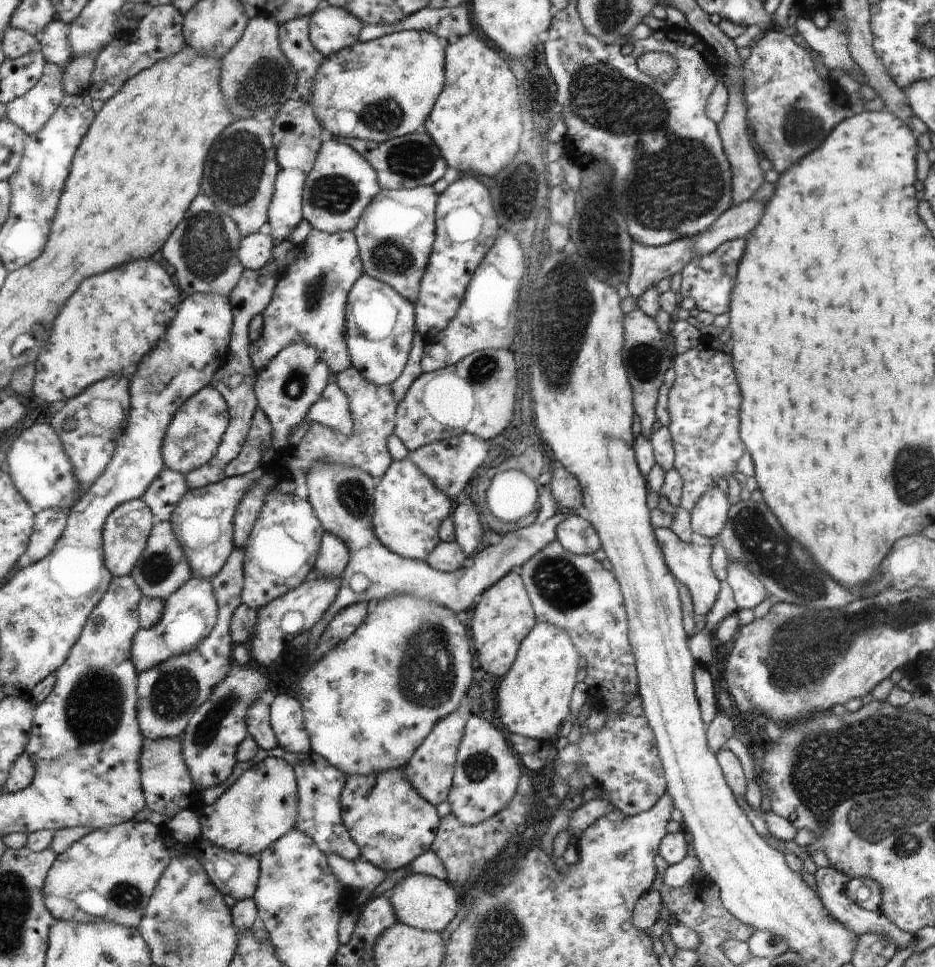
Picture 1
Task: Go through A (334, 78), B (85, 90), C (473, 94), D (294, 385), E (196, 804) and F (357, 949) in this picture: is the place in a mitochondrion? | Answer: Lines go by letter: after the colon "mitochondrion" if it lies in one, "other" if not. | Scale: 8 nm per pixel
A: other
B: other
C: other
D: mitochondrion
E: other
F: other

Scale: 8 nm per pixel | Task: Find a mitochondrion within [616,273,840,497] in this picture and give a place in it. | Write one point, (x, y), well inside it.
(645, 361)

